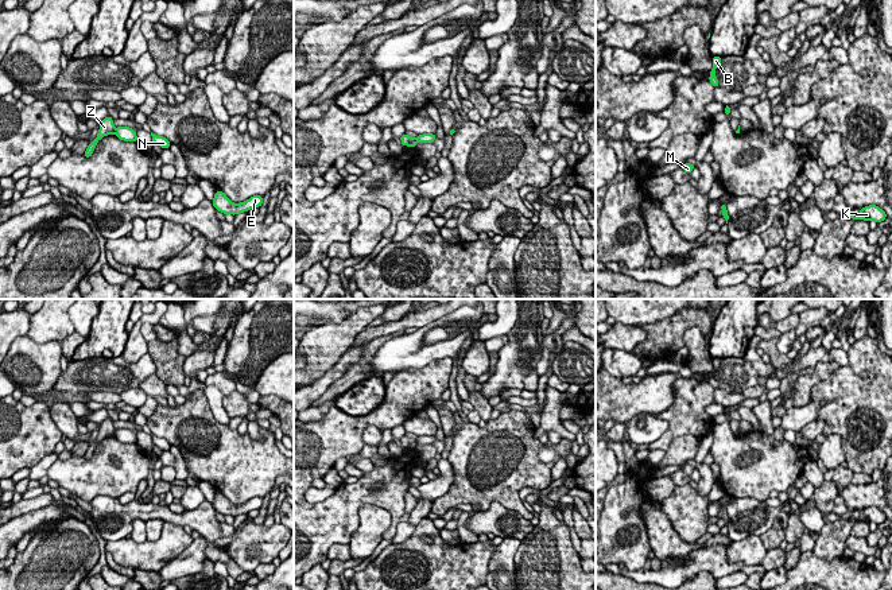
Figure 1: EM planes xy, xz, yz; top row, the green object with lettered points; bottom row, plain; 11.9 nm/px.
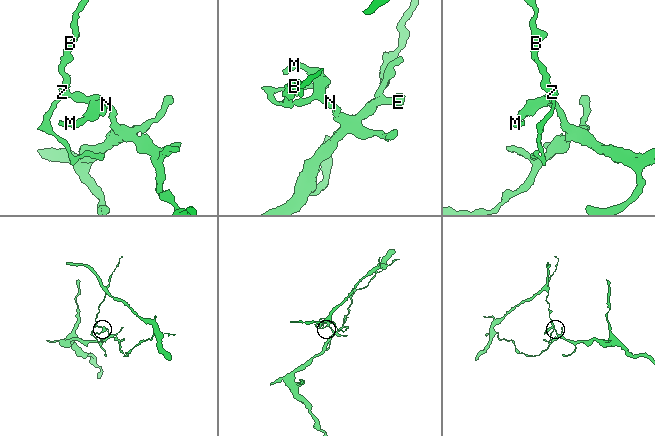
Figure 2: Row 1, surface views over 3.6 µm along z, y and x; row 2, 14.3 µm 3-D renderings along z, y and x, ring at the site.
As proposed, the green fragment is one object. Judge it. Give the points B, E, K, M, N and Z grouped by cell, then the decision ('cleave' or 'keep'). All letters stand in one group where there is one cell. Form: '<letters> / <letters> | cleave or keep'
B Z / E K M N | cleave

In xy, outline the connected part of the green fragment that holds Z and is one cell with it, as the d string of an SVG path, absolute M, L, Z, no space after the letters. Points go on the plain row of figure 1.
M108 418L102 423L100 423L98 436L92 445L89 445L89 447L84 455L85 459L92 458L98 442L101 442L106 436L112 436L113 434L115 434L113 420L110 418Z

